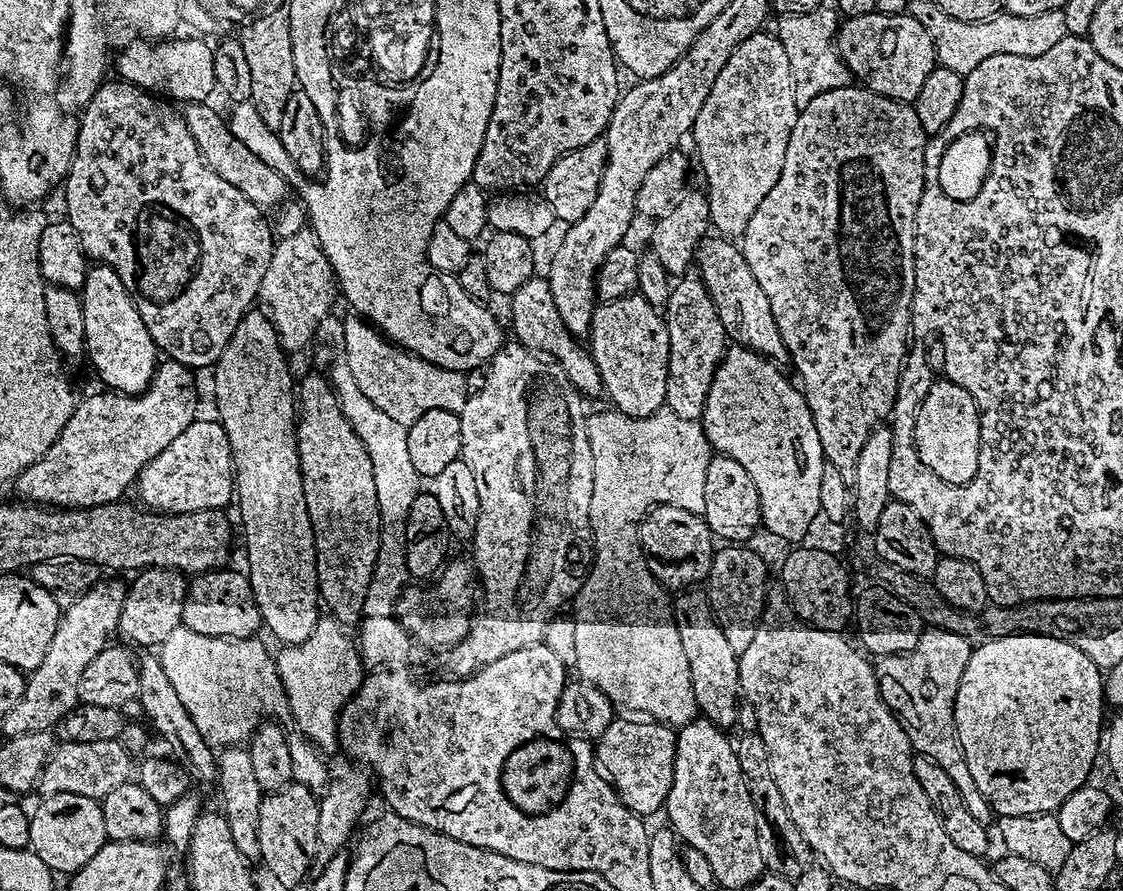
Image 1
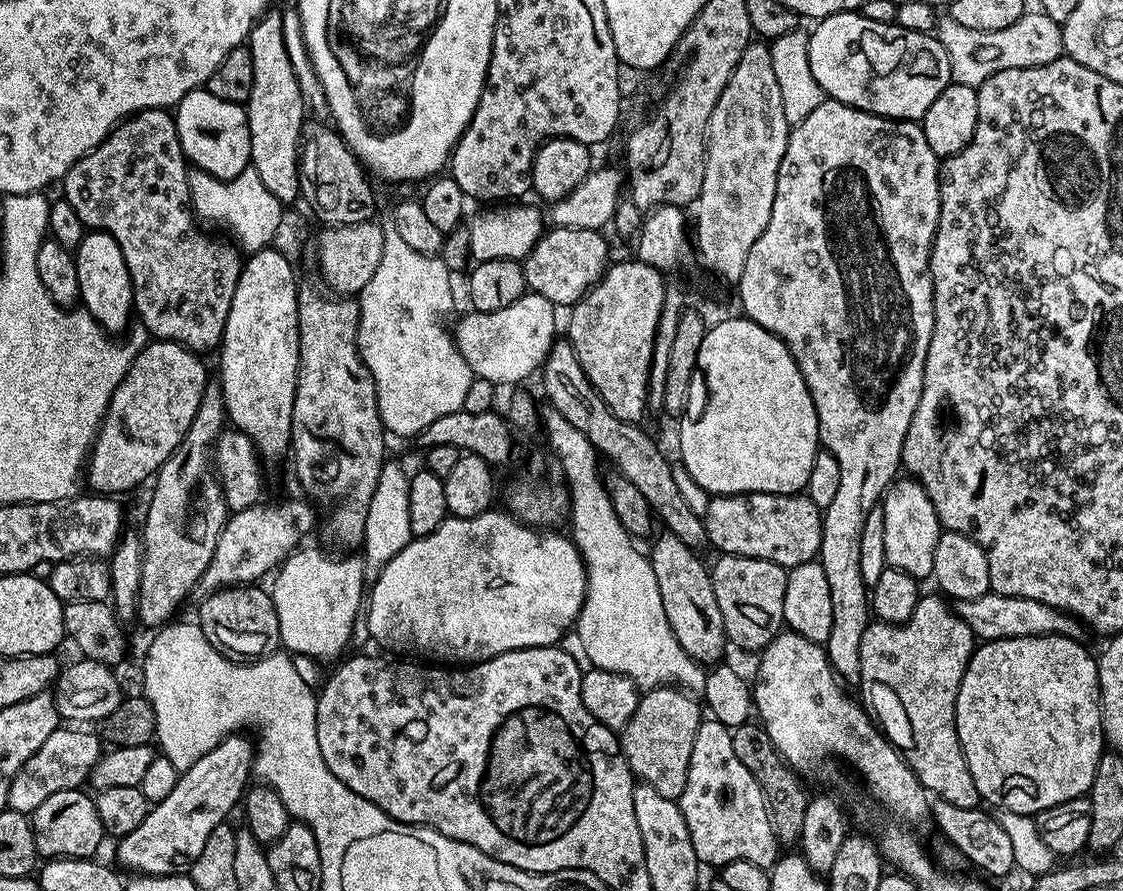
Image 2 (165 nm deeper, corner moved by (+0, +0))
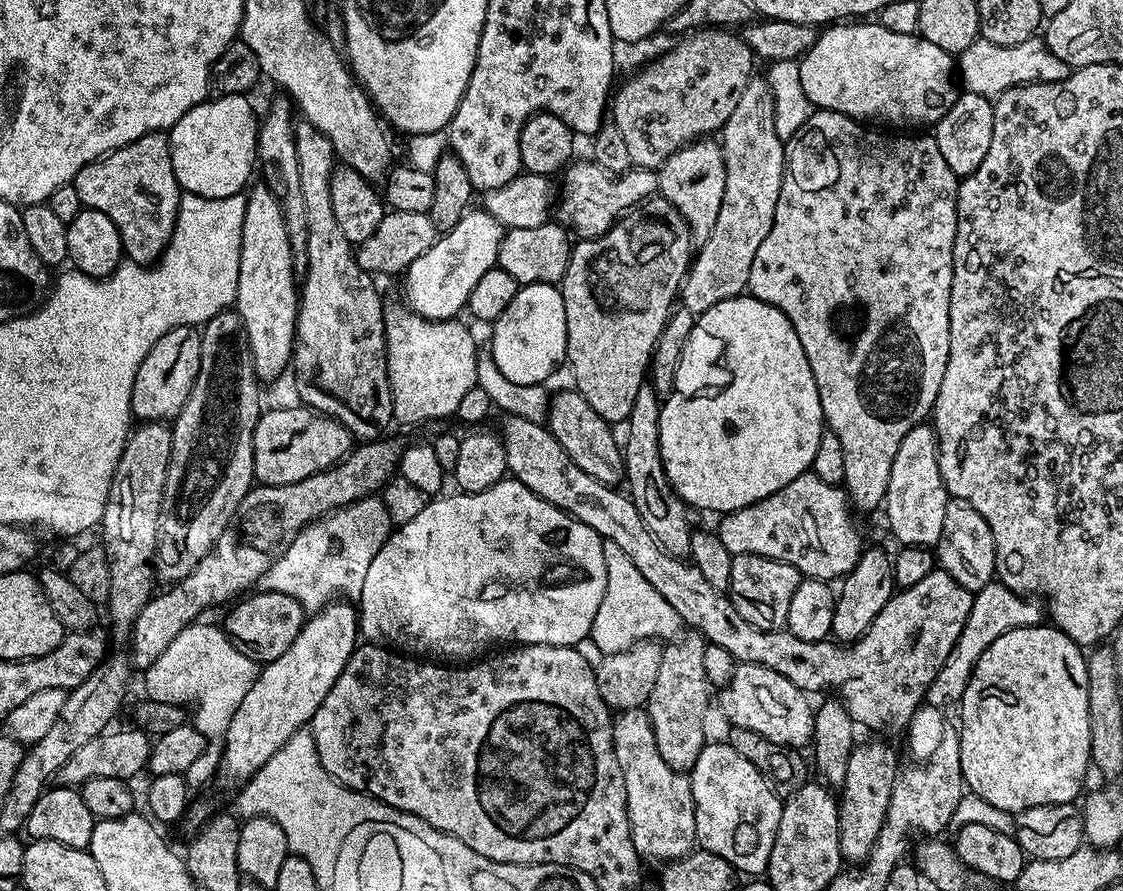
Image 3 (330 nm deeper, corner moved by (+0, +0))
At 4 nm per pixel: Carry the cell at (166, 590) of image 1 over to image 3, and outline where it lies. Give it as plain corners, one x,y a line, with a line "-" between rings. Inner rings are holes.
225,310
214,314
214,318
210,318
207,324
203,325
200,334
200,369
198,370
198,378
194,378
194,386
190,390
190,398
186,398
186,406
182,406
182,410
176,415
175,421
171,425
172,453
168,463
166,486
162,494
162,506
158,514
156,549
152,559
155,575
159,579
161,576
162,579
168,580
167,582
175,582
186,578
186,574
190,574
190,570
194,570
194,566
198,566
198,562
202,562
202,558
206,558
206,554
212,549
214,542
218,542
222,530
226,530
226,526
231,524
234,514
238,510
238,502
242,502
242,498
246,498
246,494
254,487
254,477
252,475
252,434
256,429
256,423
262,411
259,387
261,388
261,385
257,381
256,371
252,365
252,355
248,349
248,339
244,333
242,318
234,310

